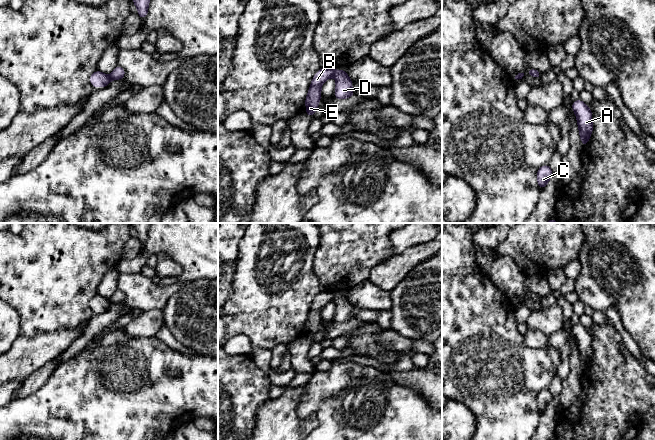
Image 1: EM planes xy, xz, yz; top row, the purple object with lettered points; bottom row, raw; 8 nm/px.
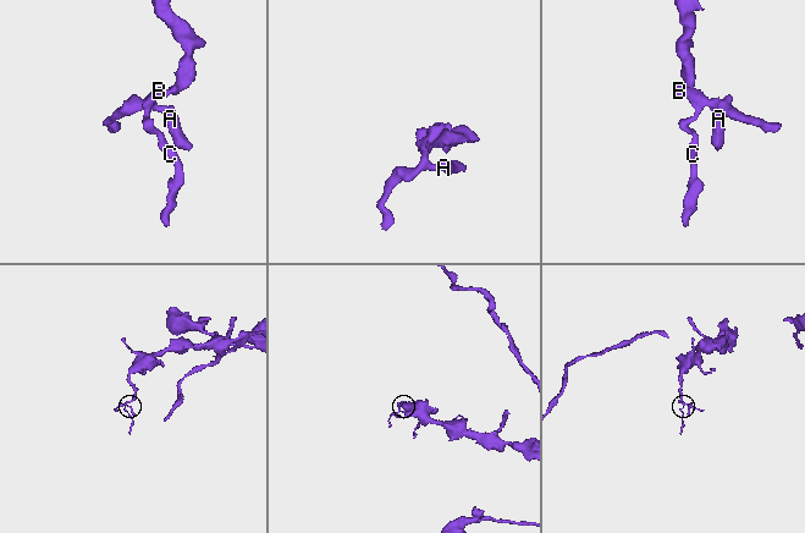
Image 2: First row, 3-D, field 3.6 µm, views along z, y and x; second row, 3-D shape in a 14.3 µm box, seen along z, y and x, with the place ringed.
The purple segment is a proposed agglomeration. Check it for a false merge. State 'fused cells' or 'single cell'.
fused cells

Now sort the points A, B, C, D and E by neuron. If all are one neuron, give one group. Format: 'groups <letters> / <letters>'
groups A B C E / D

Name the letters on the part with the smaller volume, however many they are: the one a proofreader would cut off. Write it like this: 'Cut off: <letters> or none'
Cut off: A, B, C, E

